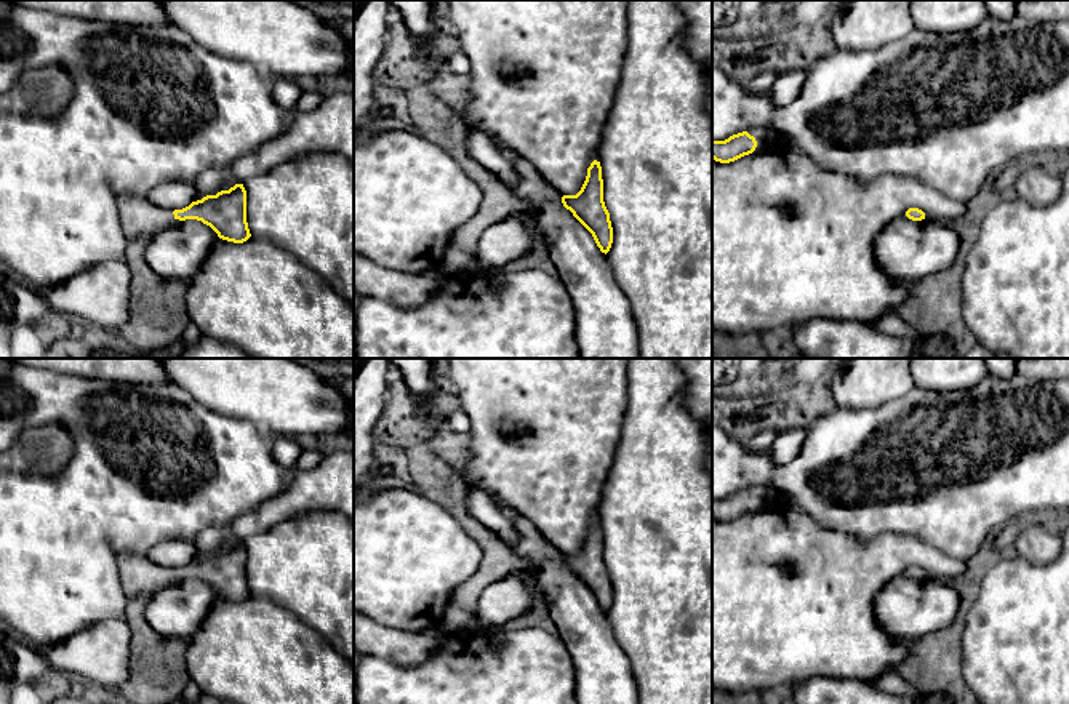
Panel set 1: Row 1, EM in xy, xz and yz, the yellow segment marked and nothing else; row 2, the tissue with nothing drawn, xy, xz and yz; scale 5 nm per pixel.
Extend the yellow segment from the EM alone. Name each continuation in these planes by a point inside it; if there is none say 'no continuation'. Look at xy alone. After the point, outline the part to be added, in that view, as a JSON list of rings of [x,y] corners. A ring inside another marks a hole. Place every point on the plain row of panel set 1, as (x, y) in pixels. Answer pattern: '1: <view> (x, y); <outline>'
1: xy (138, 573); [[[120,552],[115,562],[122,589],[128,598],[138,592],[154,592],[176,579],[171,568],[158,566],[146,555]]]

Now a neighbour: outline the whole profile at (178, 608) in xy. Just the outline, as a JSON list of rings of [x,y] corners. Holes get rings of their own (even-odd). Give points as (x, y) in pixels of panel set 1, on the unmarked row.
[[[176,578],[152,592],[146,621],[158,635],[189,640],[218,597],[218,592],[202,579]]]

